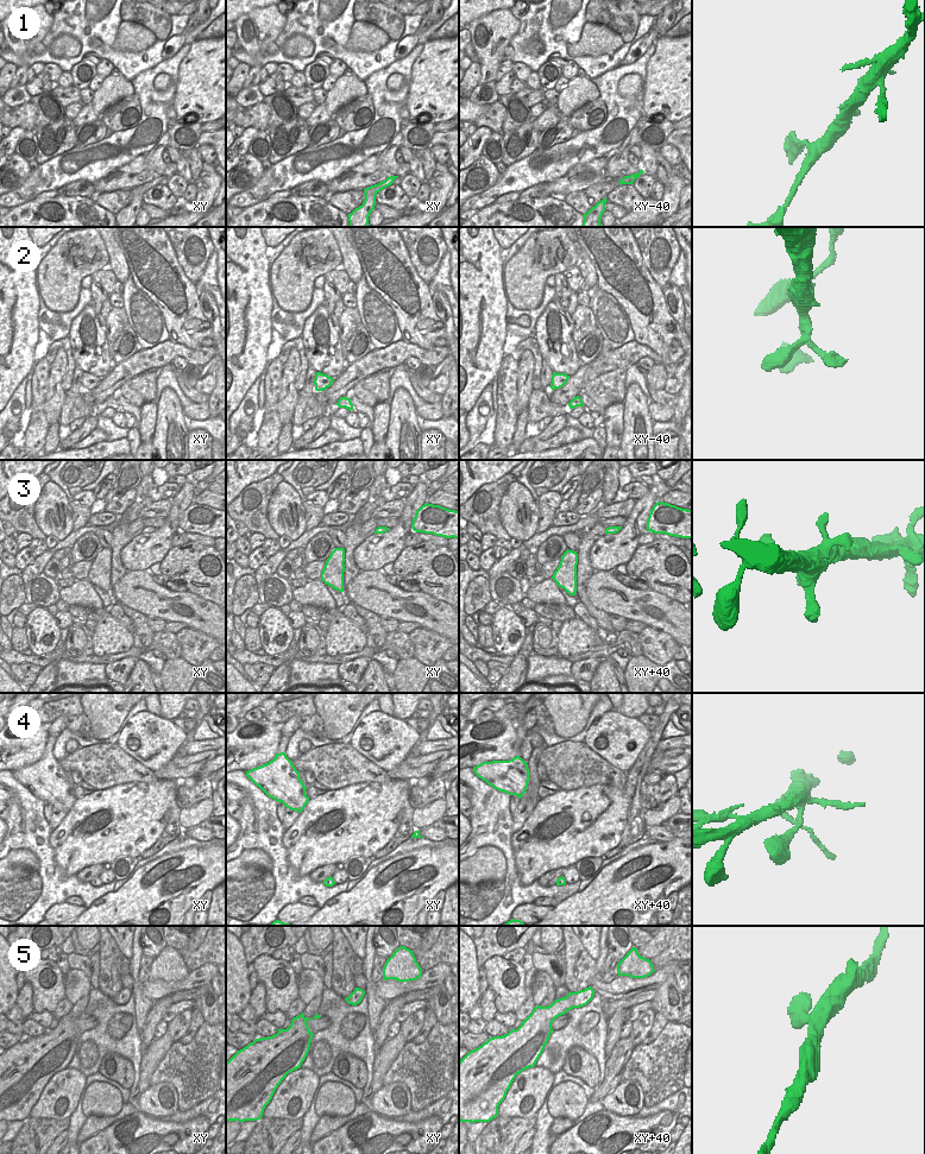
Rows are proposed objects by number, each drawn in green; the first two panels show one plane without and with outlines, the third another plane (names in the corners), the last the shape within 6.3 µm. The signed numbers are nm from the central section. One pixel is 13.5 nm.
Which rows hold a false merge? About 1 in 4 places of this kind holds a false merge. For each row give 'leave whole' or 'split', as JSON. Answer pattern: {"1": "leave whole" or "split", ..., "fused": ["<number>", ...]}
{"1": "leave whole", "2": "leave whole", "3": "leave whole", "4": "leave whole", "5": "leave whole", "fused": []}

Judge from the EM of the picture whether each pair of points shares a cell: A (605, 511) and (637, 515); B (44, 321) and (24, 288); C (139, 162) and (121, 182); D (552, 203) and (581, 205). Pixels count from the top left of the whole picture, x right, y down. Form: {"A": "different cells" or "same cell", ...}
{"A": "different cells", "B": "different cells", "C": "same cell", "D": "different cells"}

